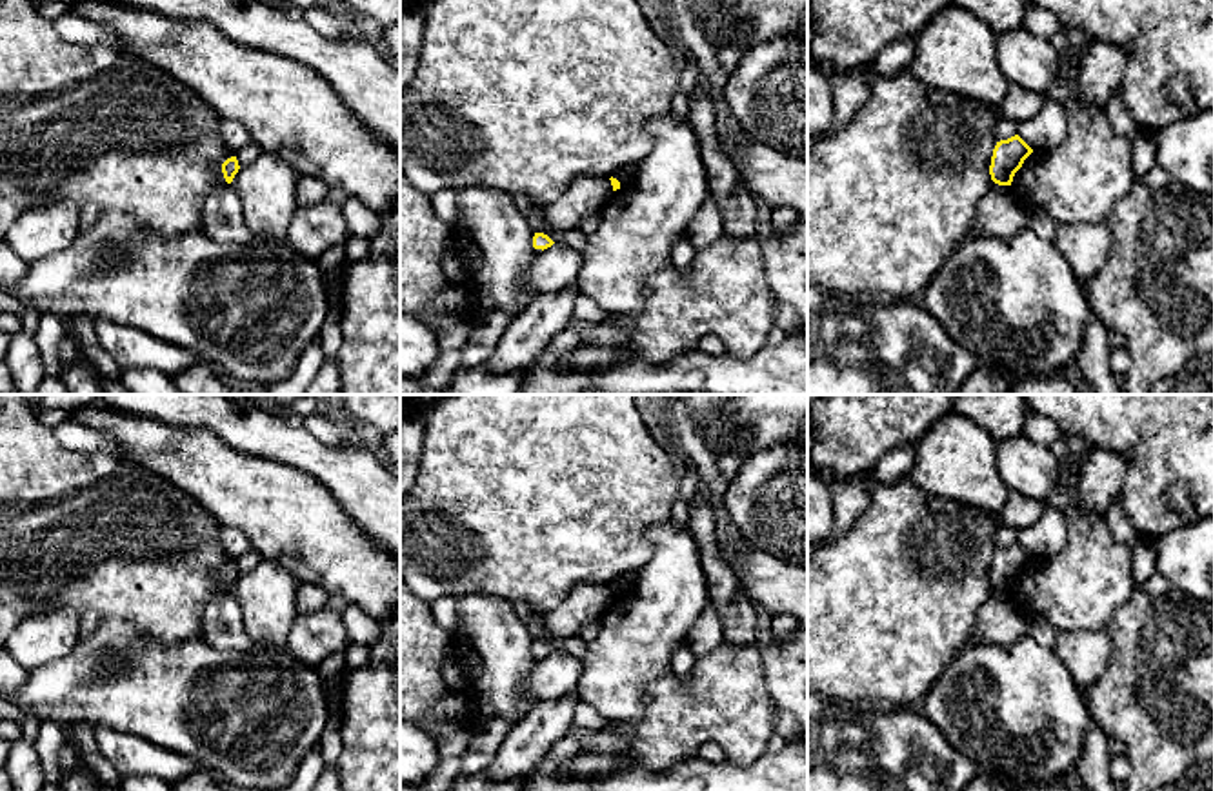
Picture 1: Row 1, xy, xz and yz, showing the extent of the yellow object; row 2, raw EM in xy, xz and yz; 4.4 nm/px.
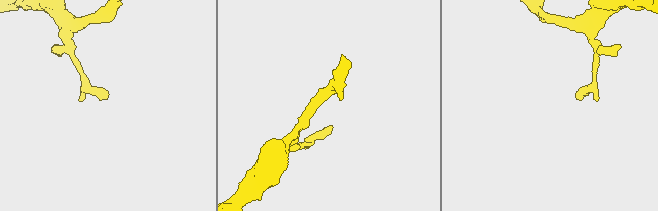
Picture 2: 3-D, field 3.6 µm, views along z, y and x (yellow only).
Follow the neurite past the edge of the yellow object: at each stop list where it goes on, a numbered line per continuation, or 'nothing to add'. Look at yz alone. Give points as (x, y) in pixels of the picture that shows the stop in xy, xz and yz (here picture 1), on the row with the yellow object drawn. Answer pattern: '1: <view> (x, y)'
nothing to add

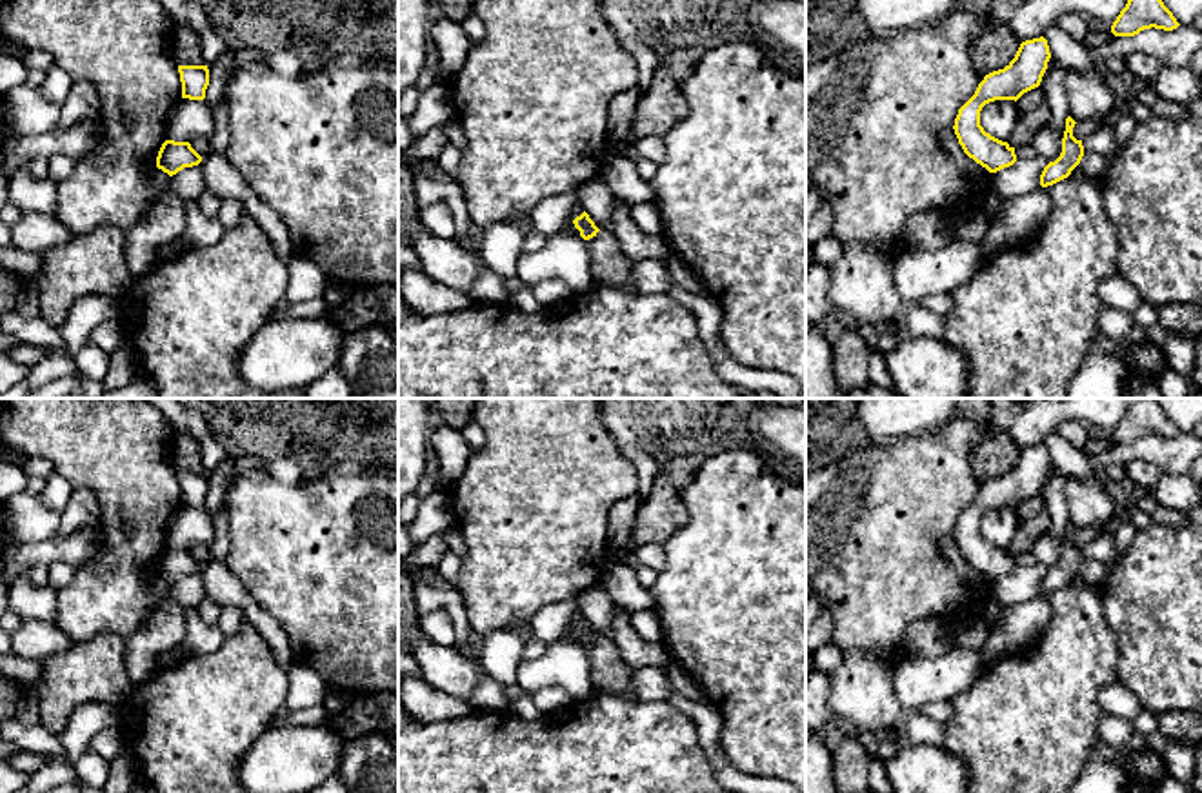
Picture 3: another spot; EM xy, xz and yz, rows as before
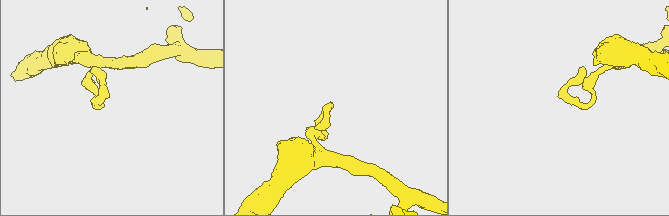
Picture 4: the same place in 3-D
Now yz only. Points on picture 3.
1: yz (1026, 321)

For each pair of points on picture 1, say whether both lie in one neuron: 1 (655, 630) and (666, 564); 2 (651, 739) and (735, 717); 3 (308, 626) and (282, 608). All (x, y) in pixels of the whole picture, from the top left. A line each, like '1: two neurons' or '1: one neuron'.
1: one neuron
2: one neuron
3: two neurons

